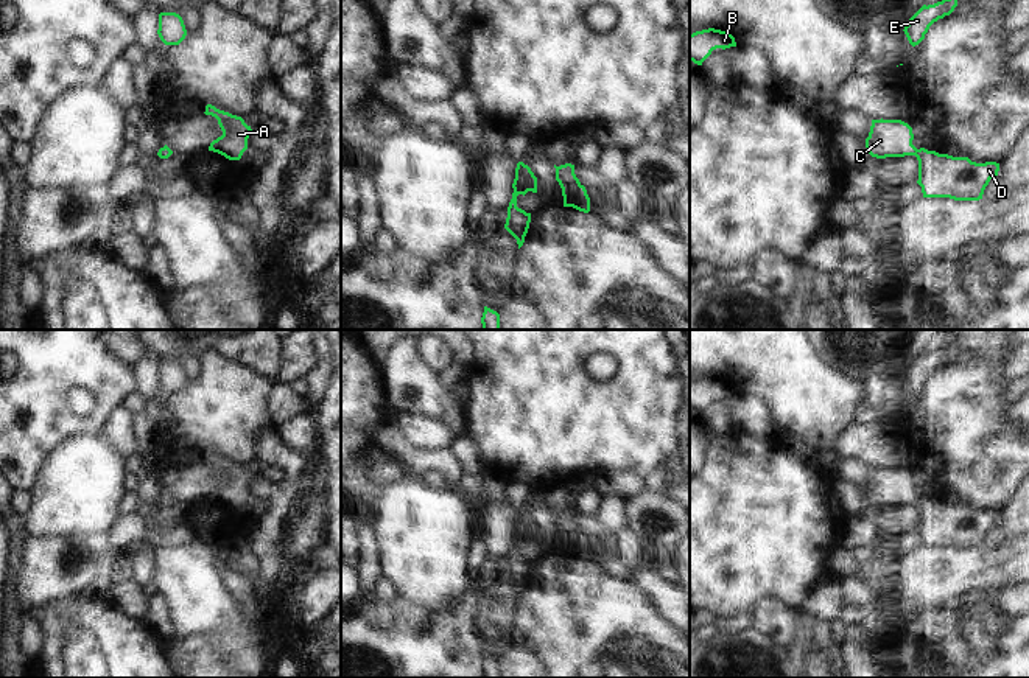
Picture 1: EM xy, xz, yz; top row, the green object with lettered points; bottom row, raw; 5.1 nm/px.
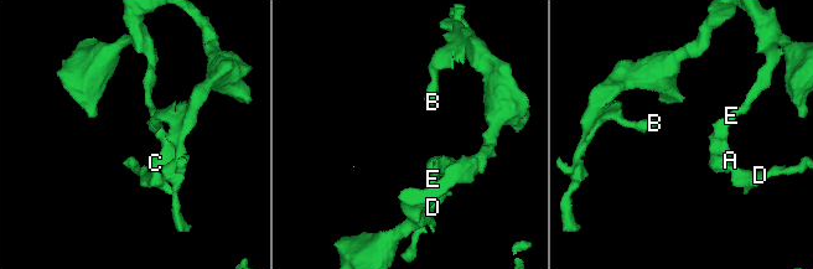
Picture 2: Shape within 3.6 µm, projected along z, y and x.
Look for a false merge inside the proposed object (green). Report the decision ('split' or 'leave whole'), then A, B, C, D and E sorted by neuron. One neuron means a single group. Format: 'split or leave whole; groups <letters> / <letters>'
leave whole; groups A B C D E

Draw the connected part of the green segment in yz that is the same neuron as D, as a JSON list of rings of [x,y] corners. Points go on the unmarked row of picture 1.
[[[872,468],[866,496],[872,505],[915,504],[923,546],[979,549],[989,530],[998,524],[999,512],[976,512],[912,493],[912,476],[901,468]]]

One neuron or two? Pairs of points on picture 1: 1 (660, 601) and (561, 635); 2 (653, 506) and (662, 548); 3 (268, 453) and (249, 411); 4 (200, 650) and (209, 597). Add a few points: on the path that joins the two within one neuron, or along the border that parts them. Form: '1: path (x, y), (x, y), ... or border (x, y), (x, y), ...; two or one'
1: border (629, 582), (673, 625); two
2: path (649, 517), (657, 527), (657, 537); one
3: border (271, 426), (260, 433), (254, 447), (254, 459); two
4: border (190, 646), (207, 644), (231, 661); two

